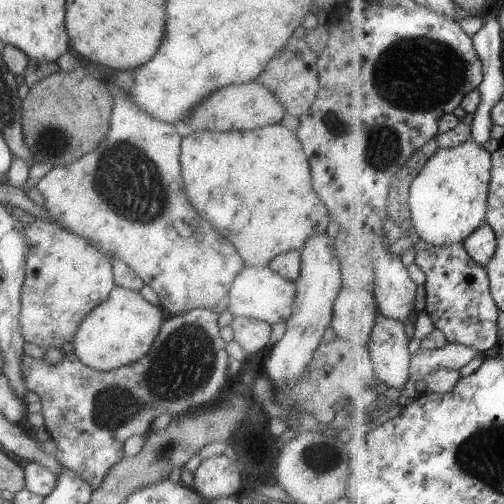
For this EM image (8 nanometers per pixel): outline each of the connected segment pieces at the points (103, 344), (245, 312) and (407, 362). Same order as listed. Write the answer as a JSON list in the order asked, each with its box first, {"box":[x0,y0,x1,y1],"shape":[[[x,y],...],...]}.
[{"box":[72,286,163,371],"shape":[[[119,286],[109,292],[105,301],[97,304],[77,326],[72,350],[75,358],[85,366],[97,371],[125,368],[137,362],[153,345],[159,333],[163,312],[159,306],[151,306],[139,291],[131,291]]]},{"box":[227,267,296,325],"shape":[[[268,267],[244,268],[235,277],[228,291],[227,312],[233,317],[245,317],[273,325],[284,322],[293,310],[296,285],[272,272]]]},{"box":[370,312,411,391],"shape":[[[379,312],[372,331],[370,351],[375,373],[383,387],[402,391],[411,374],[410,339],[403,322],[385,317]]]}]

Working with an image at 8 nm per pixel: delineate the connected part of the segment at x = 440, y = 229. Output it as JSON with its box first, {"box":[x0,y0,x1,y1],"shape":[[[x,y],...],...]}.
{"box":[410,141,492,247],"shape":[[[468,141],[440,150],[425,164],[410,189],[410,214],[419,240],[428,246],[445,247],[464,243],[488,217],[488,197],[492,180],[492,154],[477,142]]]}

